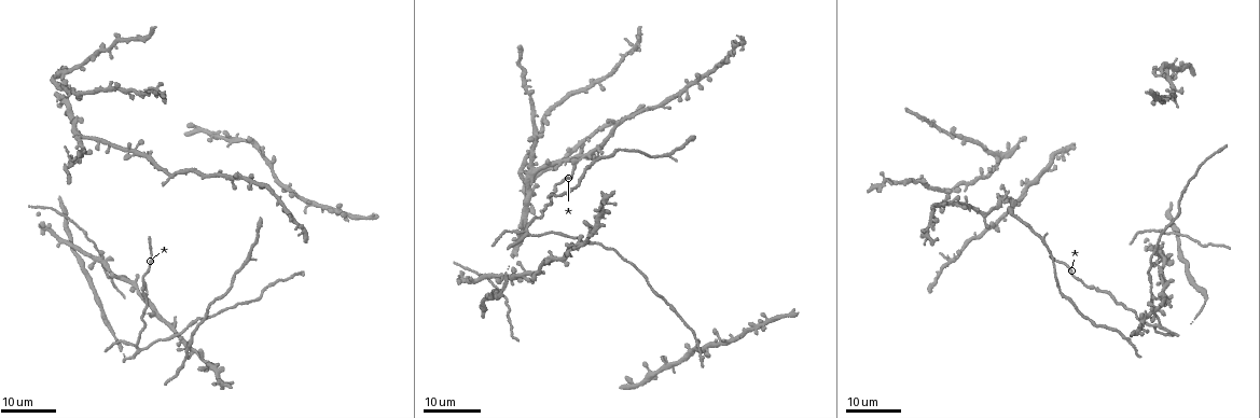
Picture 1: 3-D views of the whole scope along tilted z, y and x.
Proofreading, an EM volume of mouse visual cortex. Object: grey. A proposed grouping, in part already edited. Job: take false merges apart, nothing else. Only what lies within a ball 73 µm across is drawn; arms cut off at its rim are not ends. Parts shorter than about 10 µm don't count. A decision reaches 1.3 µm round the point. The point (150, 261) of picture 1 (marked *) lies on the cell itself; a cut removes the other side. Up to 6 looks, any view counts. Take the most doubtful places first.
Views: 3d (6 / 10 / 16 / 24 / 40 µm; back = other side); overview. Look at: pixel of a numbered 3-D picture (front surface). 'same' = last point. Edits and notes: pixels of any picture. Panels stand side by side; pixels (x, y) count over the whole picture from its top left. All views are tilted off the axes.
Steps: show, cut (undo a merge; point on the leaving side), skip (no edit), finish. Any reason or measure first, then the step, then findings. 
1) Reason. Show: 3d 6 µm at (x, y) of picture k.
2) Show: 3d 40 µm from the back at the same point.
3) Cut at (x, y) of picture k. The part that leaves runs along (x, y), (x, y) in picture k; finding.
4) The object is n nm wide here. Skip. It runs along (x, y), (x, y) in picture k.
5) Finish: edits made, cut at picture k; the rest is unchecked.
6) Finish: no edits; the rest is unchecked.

Arms part here. Show: 3d 16 µm at (571, 237) of picture 1.

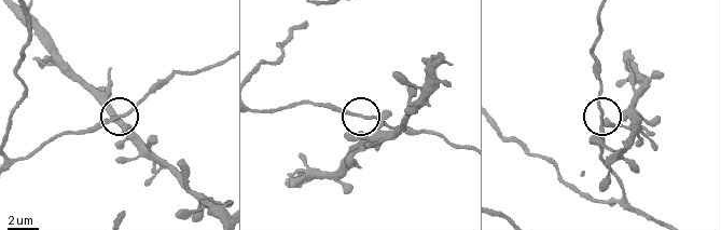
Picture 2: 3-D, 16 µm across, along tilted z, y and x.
Show: 3d 6 µm at (356, 116) of picture 2.

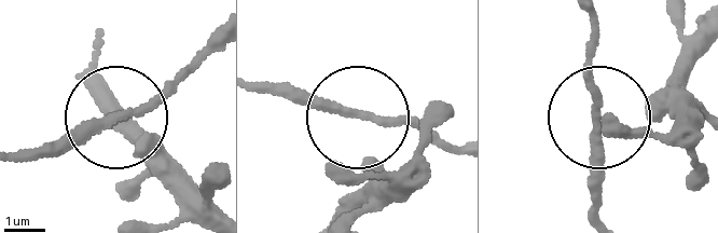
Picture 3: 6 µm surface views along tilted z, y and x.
Skip. It runs along (254, 81), (319, 94), (355, 115), (372, 202) in picture 3; one cell here.

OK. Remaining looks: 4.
Thin neck. Show: 3d 16 µm at (1158, 323) of picture 1.

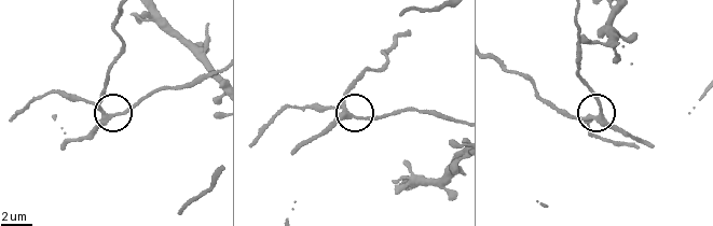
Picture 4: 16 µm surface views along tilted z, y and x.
Zoom in. Show: 3d 10 µm at (602, 108) of picture 4.

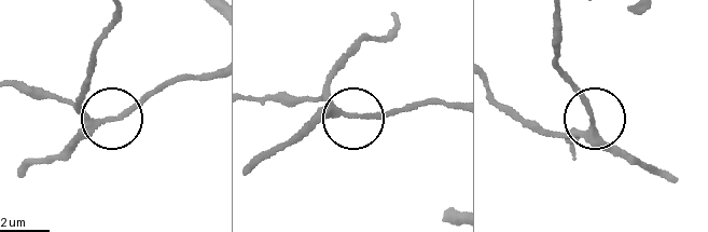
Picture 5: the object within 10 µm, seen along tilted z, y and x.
Show: 3d 10 µm from the back at (114, 118) of picture 5.

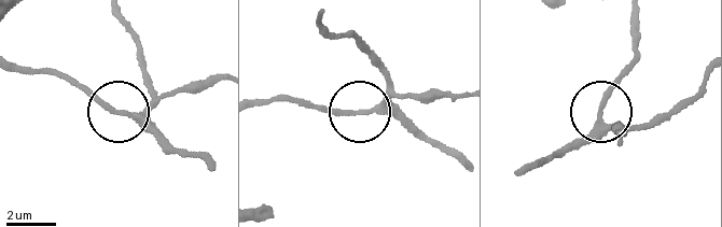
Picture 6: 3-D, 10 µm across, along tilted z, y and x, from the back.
Skip. It runs along (117, 12), (149, 73), (148, 105), (107, 108), (69, 79) in picture 6; all the same cell.

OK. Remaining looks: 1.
Finish: no edits; the rest is unchecked.

